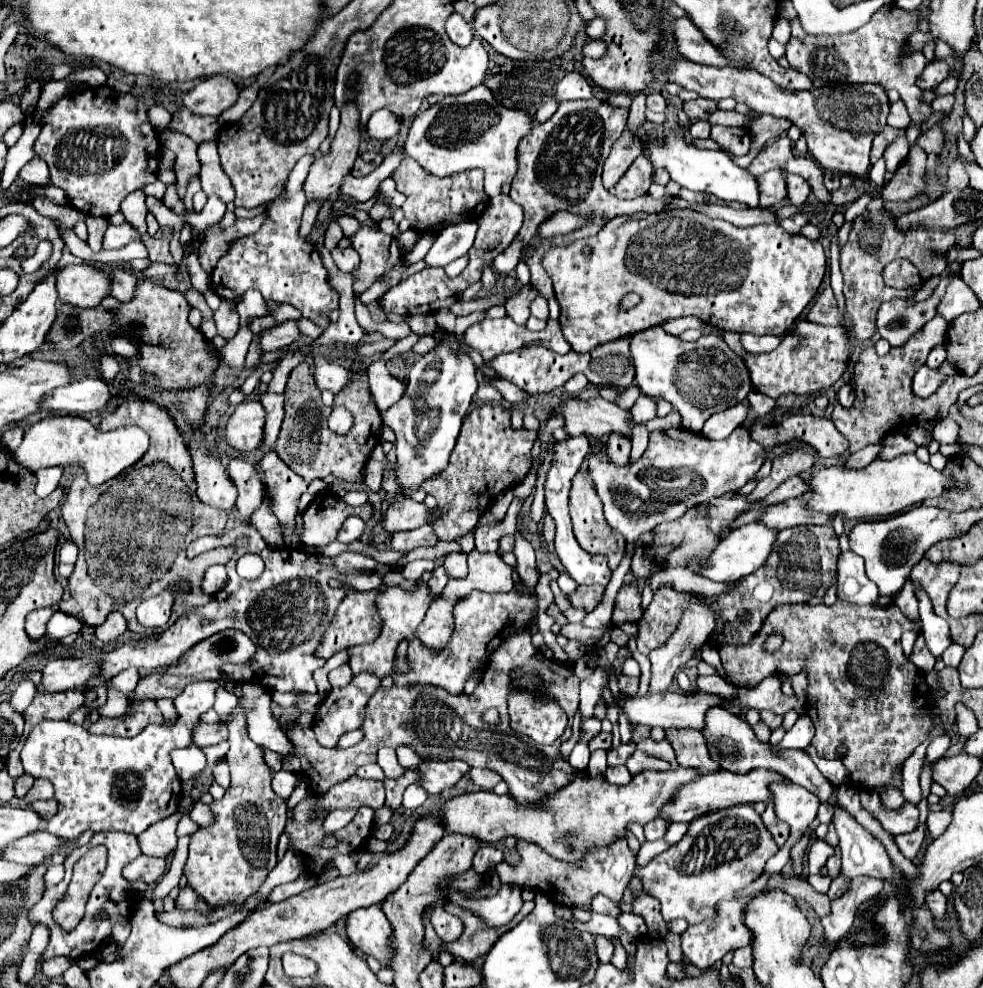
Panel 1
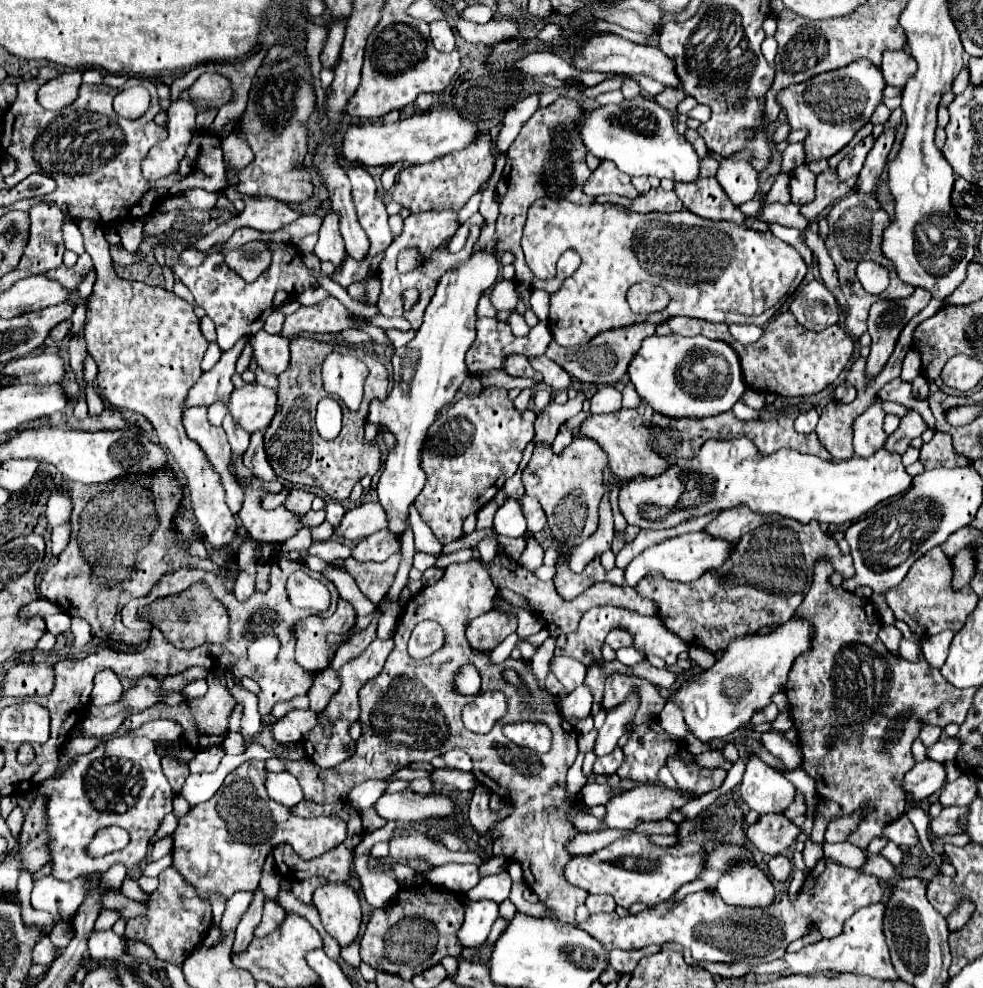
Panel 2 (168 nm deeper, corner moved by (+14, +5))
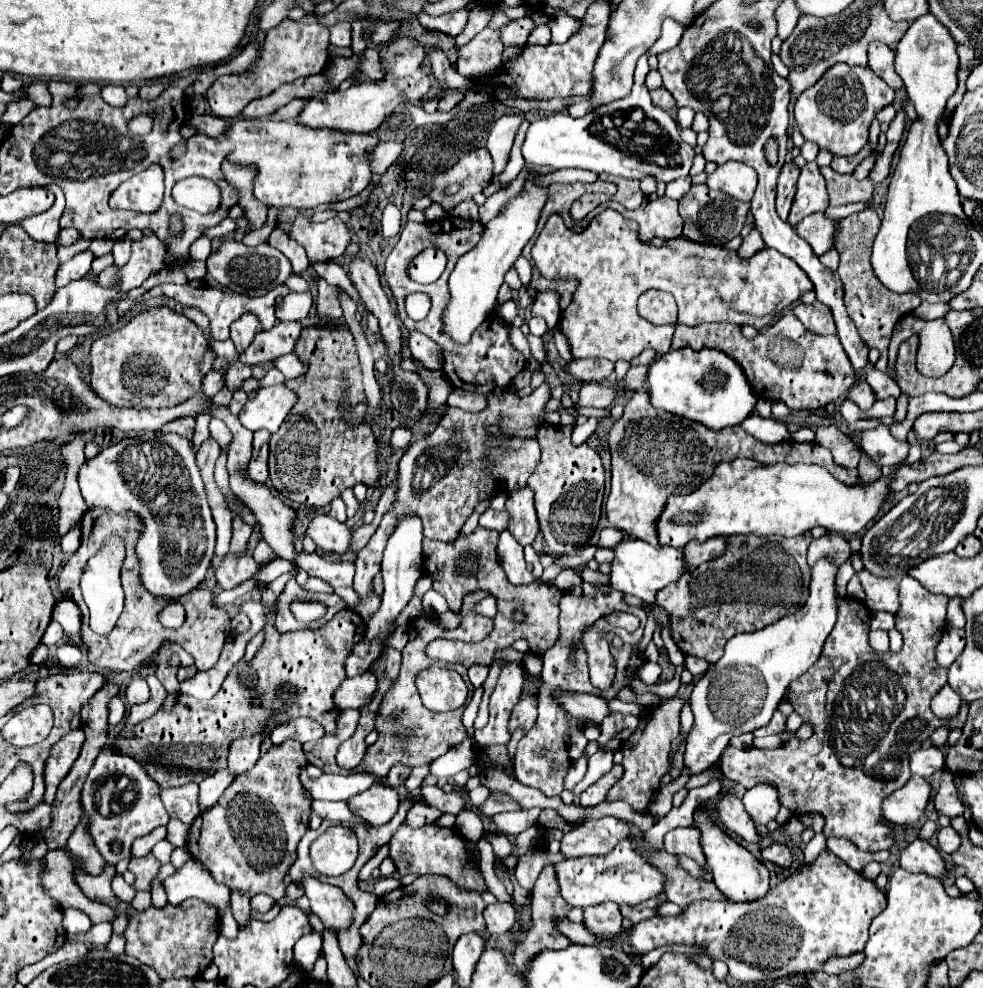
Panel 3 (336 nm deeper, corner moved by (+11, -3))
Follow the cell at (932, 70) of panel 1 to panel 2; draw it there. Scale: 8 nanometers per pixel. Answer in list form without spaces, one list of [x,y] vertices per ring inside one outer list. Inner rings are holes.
[[[888,50],[882,54],[882,66],[880,66],[886,84],[890,86],[904,86],[906,80],[914,74],[916,62],[910,58],[906,50]]]

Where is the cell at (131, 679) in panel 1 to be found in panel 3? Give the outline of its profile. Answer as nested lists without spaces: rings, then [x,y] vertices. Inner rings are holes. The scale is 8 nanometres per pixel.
[[[117,694],[111,698],[111,726],[117,726],[125,716],[125,702],[123,698]]]

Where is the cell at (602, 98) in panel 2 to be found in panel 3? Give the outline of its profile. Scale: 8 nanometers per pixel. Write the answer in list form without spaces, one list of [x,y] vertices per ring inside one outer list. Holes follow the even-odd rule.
[[[579,97],[568,105],[568,112],[574,118],[583,117],[593,112],[595,109],[596,107],[592,107],[589,101],[585,101],[584,97]]]

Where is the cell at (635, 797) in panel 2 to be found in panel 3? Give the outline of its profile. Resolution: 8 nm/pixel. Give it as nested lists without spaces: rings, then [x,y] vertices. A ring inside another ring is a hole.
[[[615,816],[599,820],[585,820],[561,838],[561,852],[567,858],[577,856],[603,856],[611,852],[621,840],[629,838],[631,826]]]

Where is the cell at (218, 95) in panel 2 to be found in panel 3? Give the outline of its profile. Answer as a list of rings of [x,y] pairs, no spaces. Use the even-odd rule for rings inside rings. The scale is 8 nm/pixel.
[[[307,14],[303,20],[285,18],[279,26],[267,32],[265,42],[261,44],[261,58],[255,66],[243,74],[227,74],[217,78],[211,88],[205,92],[205,98],[211,106],[211,112],[219,118],[231,120],[243,112],[243,108],[255,100],[269,96],[281,84],[293,82],[301,76],[321,74],[327,64],[327,46],[329,46],[329,28],[321,26],[313,14]]]

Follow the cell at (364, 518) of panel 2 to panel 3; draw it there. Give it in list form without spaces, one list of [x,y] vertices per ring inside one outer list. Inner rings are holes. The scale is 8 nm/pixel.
[[[317,514],[309,524],[307,524],[307,534],[315,540],[315,544],[325,550],[325,552],[337,552],[345,554],[351,546],[355,530],[347,524],[341,524],[333,520],[327,514]]]

